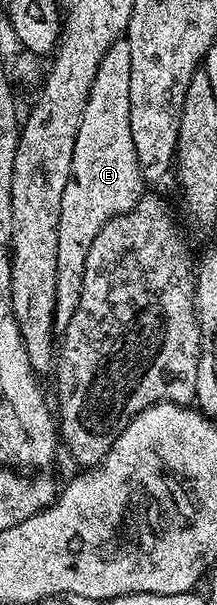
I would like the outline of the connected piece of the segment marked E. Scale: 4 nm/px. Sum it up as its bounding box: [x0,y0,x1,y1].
[54,65,144,329]

